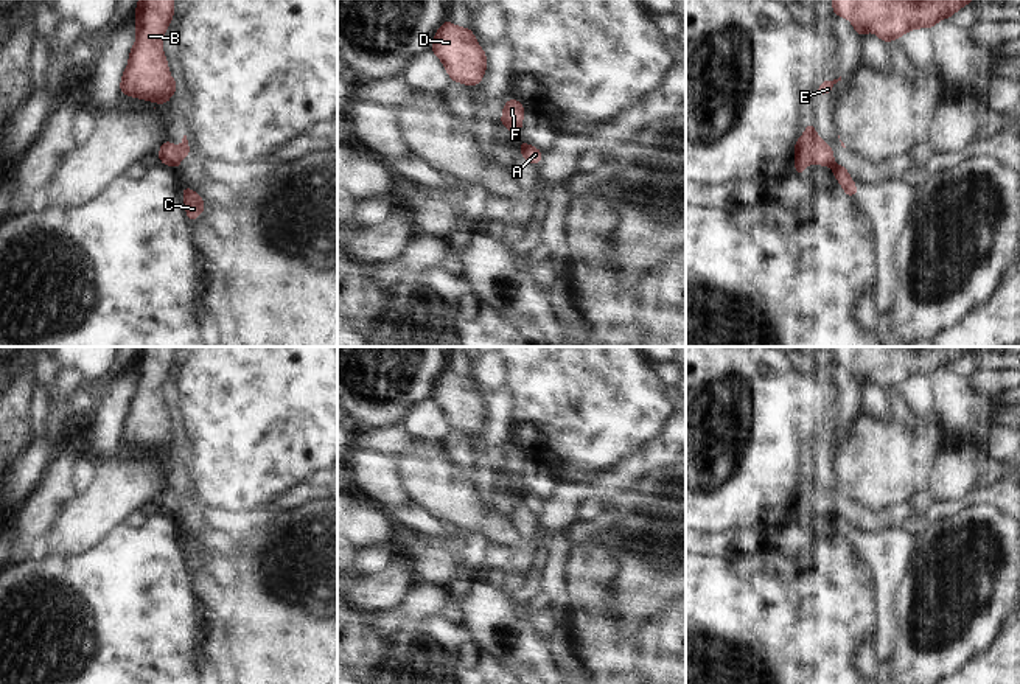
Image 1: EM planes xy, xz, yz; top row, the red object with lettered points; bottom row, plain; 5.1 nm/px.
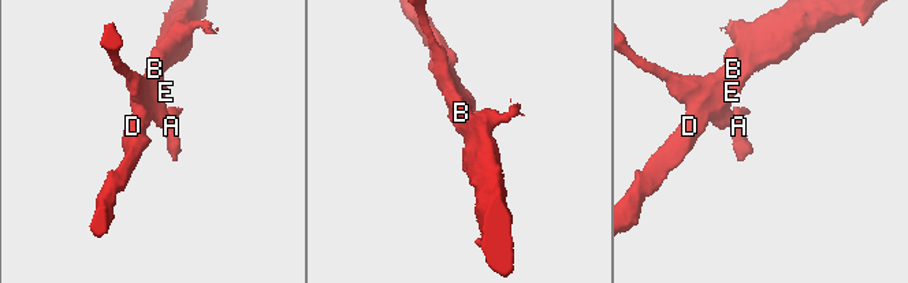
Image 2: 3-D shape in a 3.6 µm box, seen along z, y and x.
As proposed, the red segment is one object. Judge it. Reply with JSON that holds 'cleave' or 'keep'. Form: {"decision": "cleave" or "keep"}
{"decision": "cleave"}

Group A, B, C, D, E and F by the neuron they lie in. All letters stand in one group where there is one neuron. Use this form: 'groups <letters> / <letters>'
groups A C / B D E F

